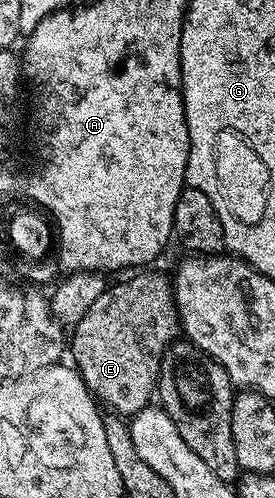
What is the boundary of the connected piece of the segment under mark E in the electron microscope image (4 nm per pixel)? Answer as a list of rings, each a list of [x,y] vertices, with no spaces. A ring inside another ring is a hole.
[[[140,271],[129,281],[121,285],[109,284],[98,300],[94,302],[90,311],[78,319],[78,323],[70,333],[70,358],[71,364],[86,383],[93,397],[101,406],[107,407],[118,415],[131,415],[147,409],[153,404],[158,393],[158,365],[152,361],[152,353],[140,342],[140,336],[144,329],[168,329],[175,326],[178,321],[176,311],[176,294],[172,292],[172,282],[169,274],[148,273],[152,271]]]

